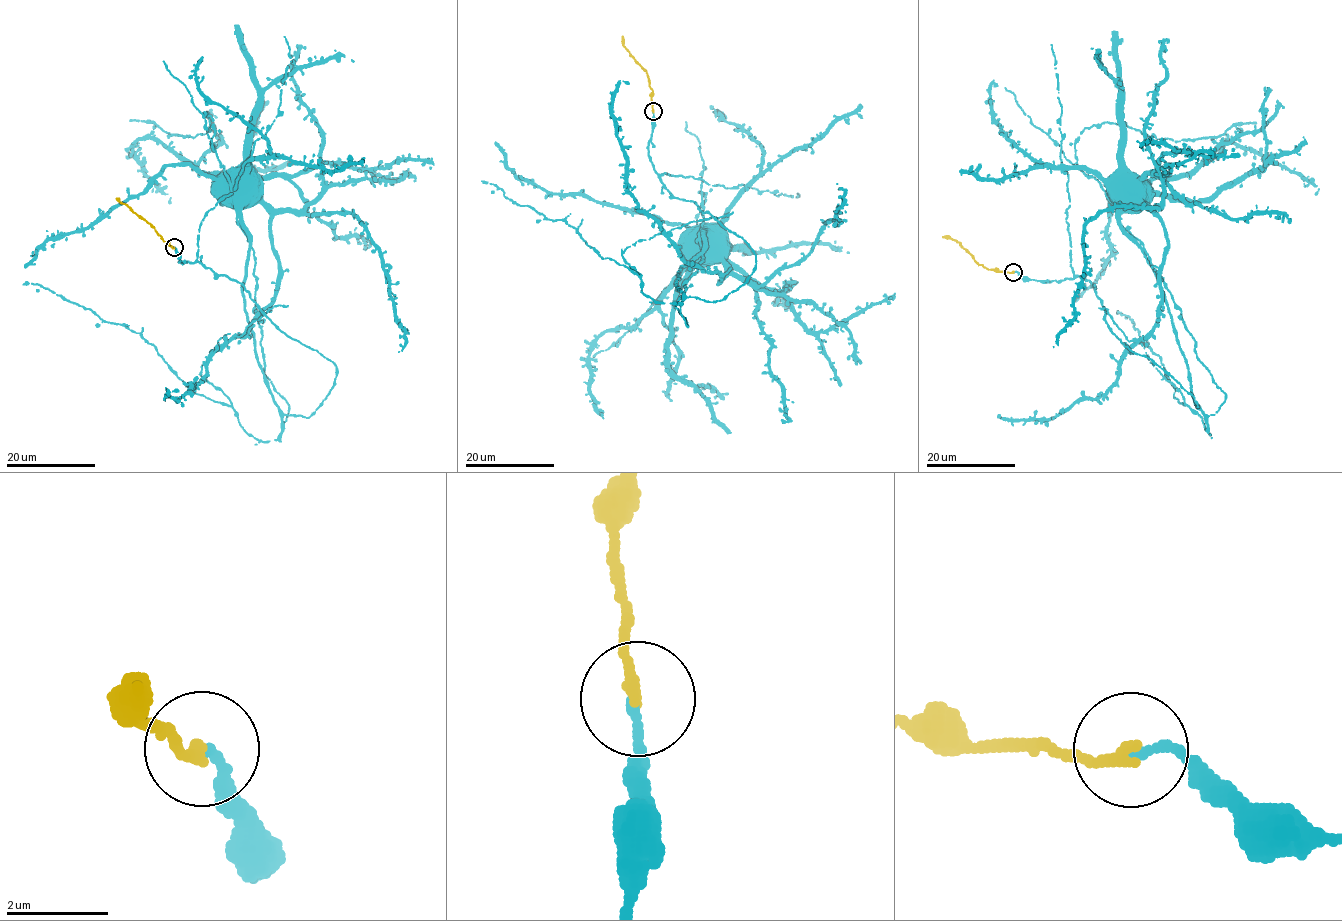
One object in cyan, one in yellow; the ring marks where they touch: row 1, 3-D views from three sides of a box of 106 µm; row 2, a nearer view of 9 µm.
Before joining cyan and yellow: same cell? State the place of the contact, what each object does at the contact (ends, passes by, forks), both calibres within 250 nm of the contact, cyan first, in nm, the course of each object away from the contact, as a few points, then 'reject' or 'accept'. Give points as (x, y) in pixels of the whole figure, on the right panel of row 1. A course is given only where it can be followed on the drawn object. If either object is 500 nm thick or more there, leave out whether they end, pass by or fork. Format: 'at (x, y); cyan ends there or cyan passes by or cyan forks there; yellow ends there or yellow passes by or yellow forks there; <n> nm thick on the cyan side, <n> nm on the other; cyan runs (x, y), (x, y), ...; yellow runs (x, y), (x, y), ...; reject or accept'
at (1013, 272); cyan ends there; yellow ends there; 200 nm thick on the cyan side, 280 nm on the other; cyan runs (1013, 271), (1094, 284), (1108, 329), (1198, 407), (1160, 284), (1116, 215), (1115, 189); yellow runs (1012, 271), (991, 270), (977, 263), (959, 242), (942, 237); accept

